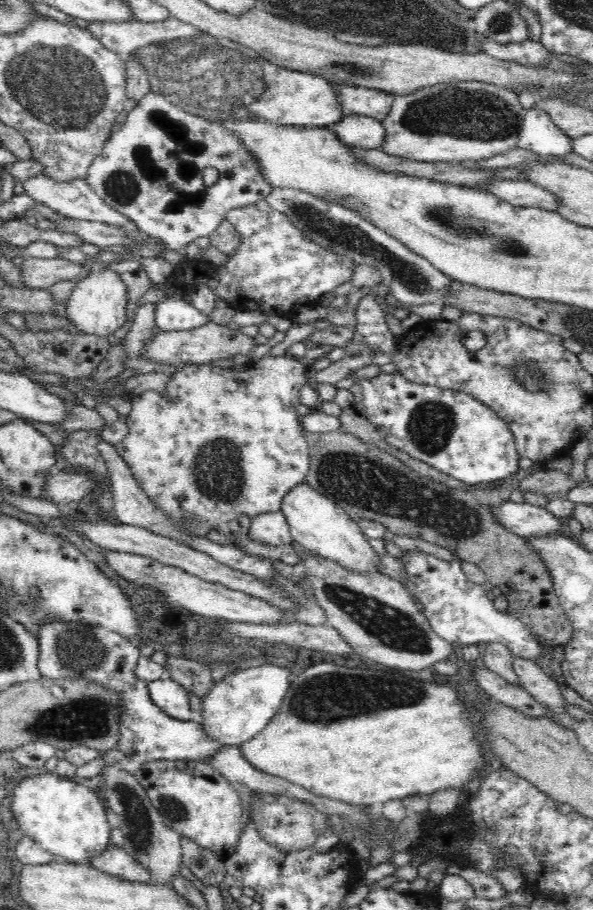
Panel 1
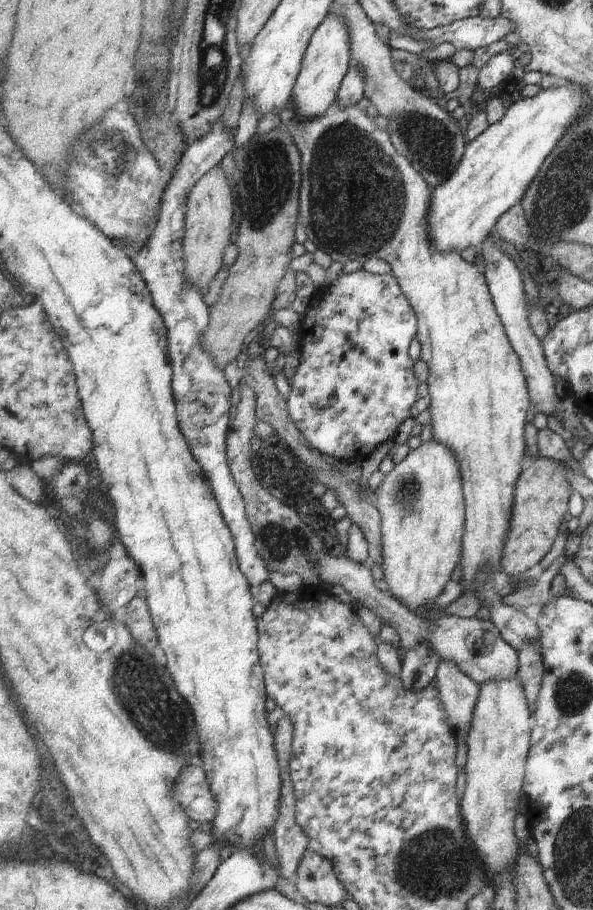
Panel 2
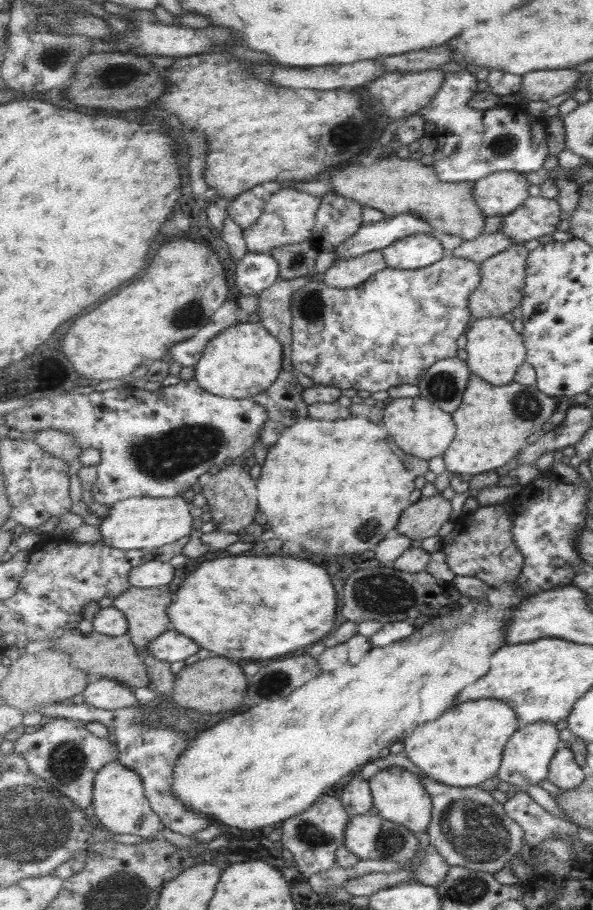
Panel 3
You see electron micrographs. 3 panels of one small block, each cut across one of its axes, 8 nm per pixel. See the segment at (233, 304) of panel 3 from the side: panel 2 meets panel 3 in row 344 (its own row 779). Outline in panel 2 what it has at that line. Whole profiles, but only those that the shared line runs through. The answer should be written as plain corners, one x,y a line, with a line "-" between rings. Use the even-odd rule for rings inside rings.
188,766
184,774
180,774
174,792
178,802
184,804
186,814
194,820
213,823
218,818
220,806
204,767

